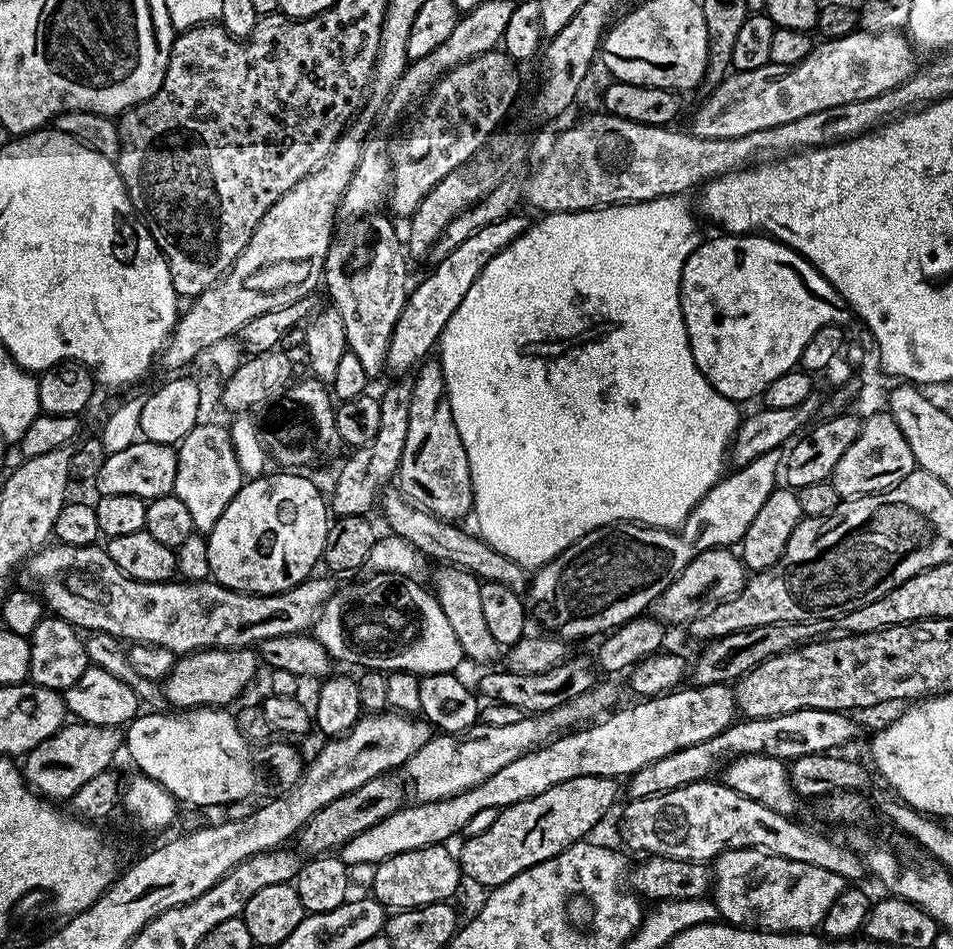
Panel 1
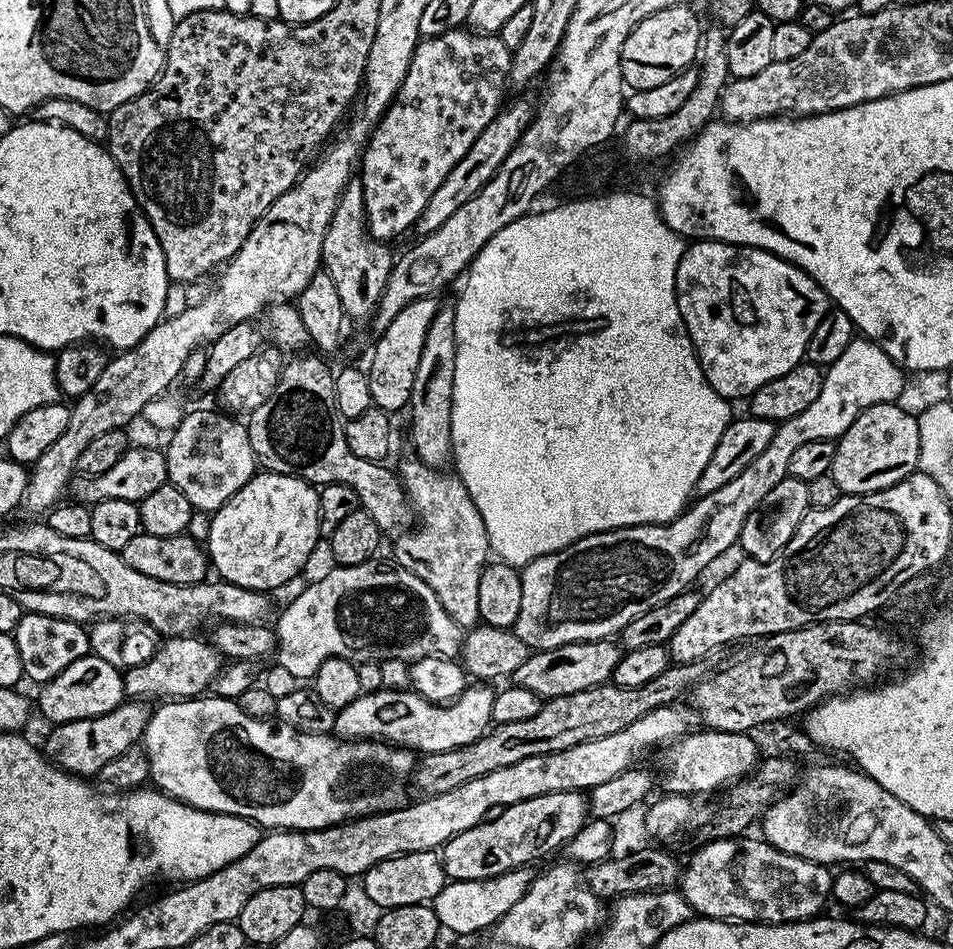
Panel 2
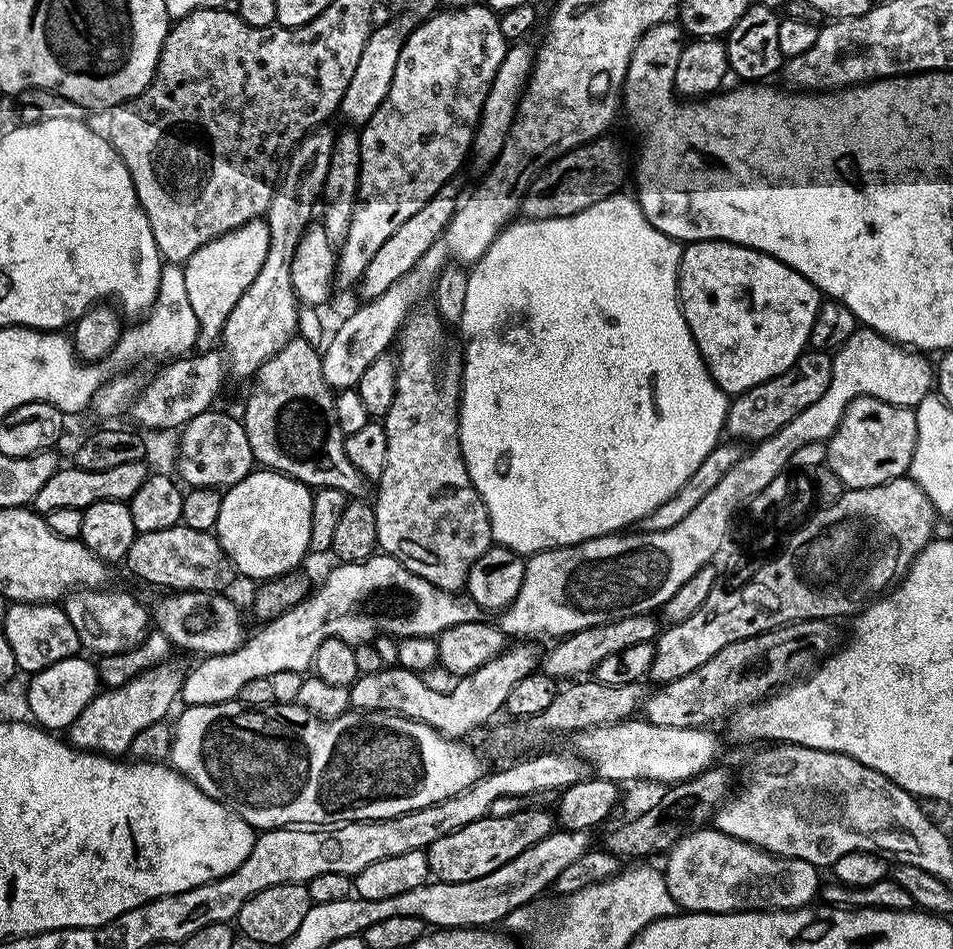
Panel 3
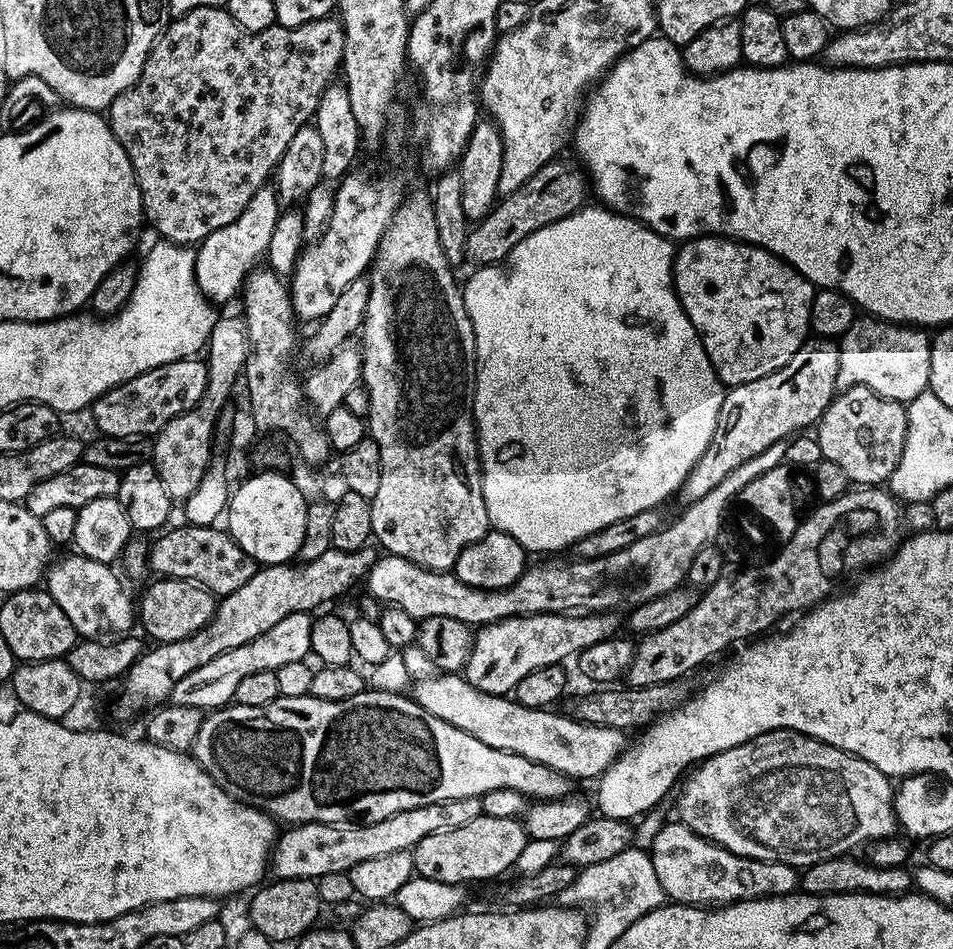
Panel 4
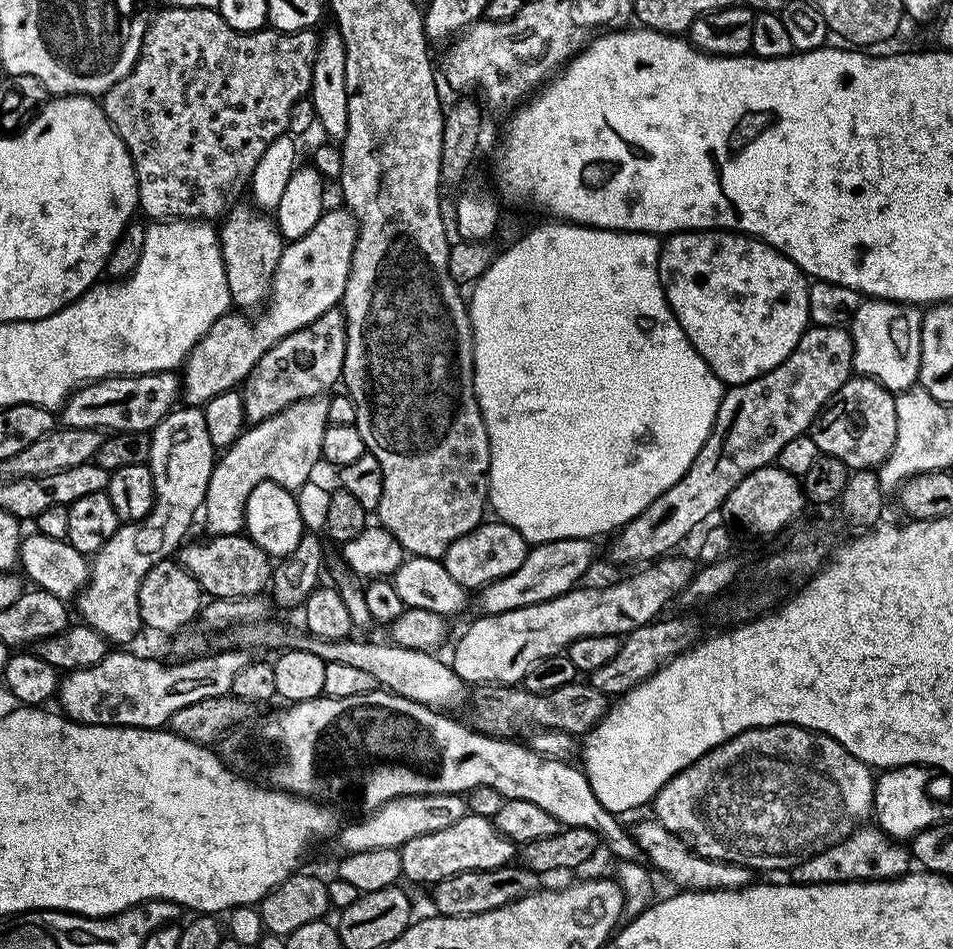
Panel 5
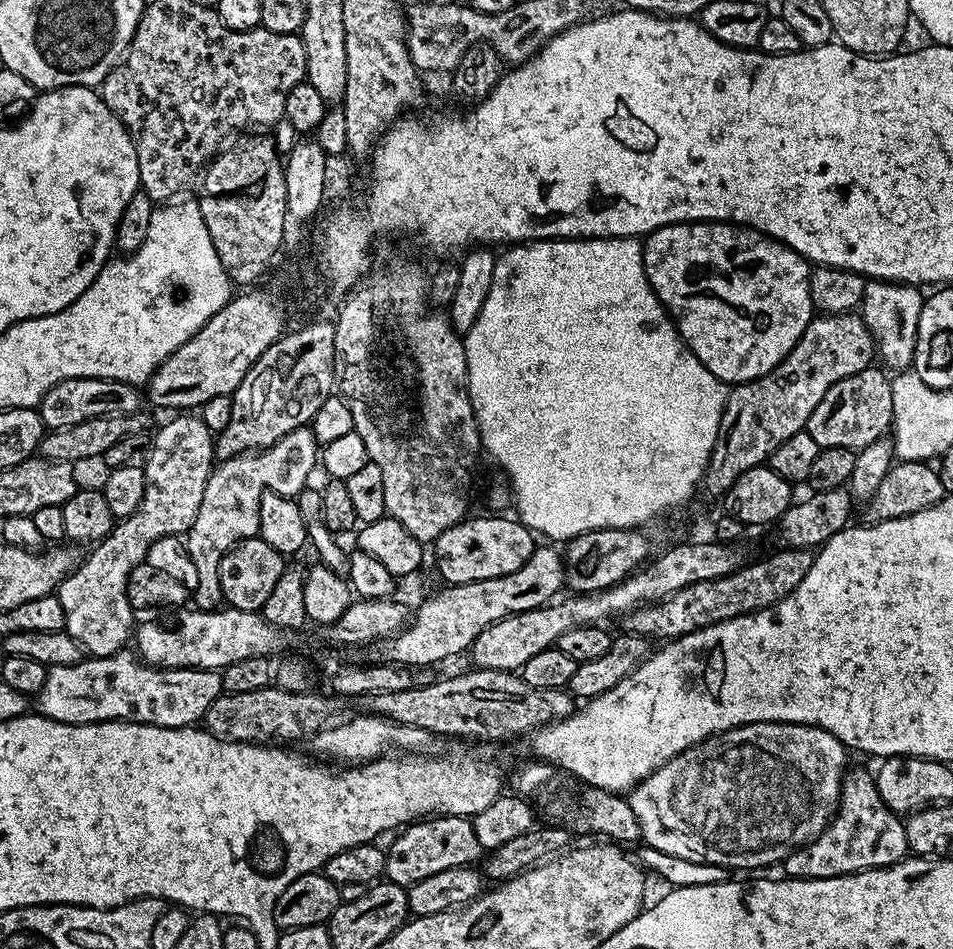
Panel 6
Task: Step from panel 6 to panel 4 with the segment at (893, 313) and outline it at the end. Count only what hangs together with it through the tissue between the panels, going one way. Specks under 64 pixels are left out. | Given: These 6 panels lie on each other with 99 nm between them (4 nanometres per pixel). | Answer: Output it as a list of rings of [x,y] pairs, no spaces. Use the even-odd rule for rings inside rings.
[[[858,318],[846,330],[844,336],[839,337],[837,389],[843,390],[854,386],[866,386],[874,390],[882,398],[896,400],[899,404],[907,405],[908,401],[918,398],[918,394],[929,391],[930,378],[930,336],[927,331],[916,326],[903,324],[889,324],[887,320],[875,318]]]

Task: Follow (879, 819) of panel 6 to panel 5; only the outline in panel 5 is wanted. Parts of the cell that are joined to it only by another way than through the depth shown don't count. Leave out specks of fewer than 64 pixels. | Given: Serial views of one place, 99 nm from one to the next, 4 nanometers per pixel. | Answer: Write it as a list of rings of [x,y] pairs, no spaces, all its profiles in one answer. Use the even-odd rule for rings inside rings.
[[[878,826],[855,828],[842,842],[806,858],[791,869],[793,884],[841,884],[851,880],[894,880],[913,867],[912,853],[899,840],[893,840]]]

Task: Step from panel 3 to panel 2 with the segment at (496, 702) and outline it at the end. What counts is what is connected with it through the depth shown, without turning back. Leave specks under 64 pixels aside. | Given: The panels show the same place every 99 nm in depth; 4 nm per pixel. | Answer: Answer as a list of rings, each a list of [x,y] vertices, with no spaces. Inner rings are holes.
[[[469,686],[450,704],[431,704],[417,692],[381,687],[377,692],[361,692],[354,702],[336,714],[335,735],[341,738],[379,738],[399,744],[417,754],[445,752],[473,744],[492,724],[493,689]]]

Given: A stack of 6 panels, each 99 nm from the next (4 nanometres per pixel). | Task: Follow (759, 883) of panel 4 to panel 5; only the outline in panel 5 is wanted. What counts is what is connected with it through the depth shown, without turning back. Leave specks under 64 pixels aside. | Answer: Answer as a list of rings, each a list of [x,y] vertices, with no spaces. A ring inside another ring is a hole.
[[[655,818],[640,820],[636,825],[631,825],[630,831],[636,844],[644,851],[644,860],[657,873],[669,876],[680,890],[703,890],[713,892],[719,888],[746,888],[753,883],[753,869],[747,868],[744,864],[731,864],[725,860],[708,860],[705,856],[700,856],[683,844],[662,822]]]

